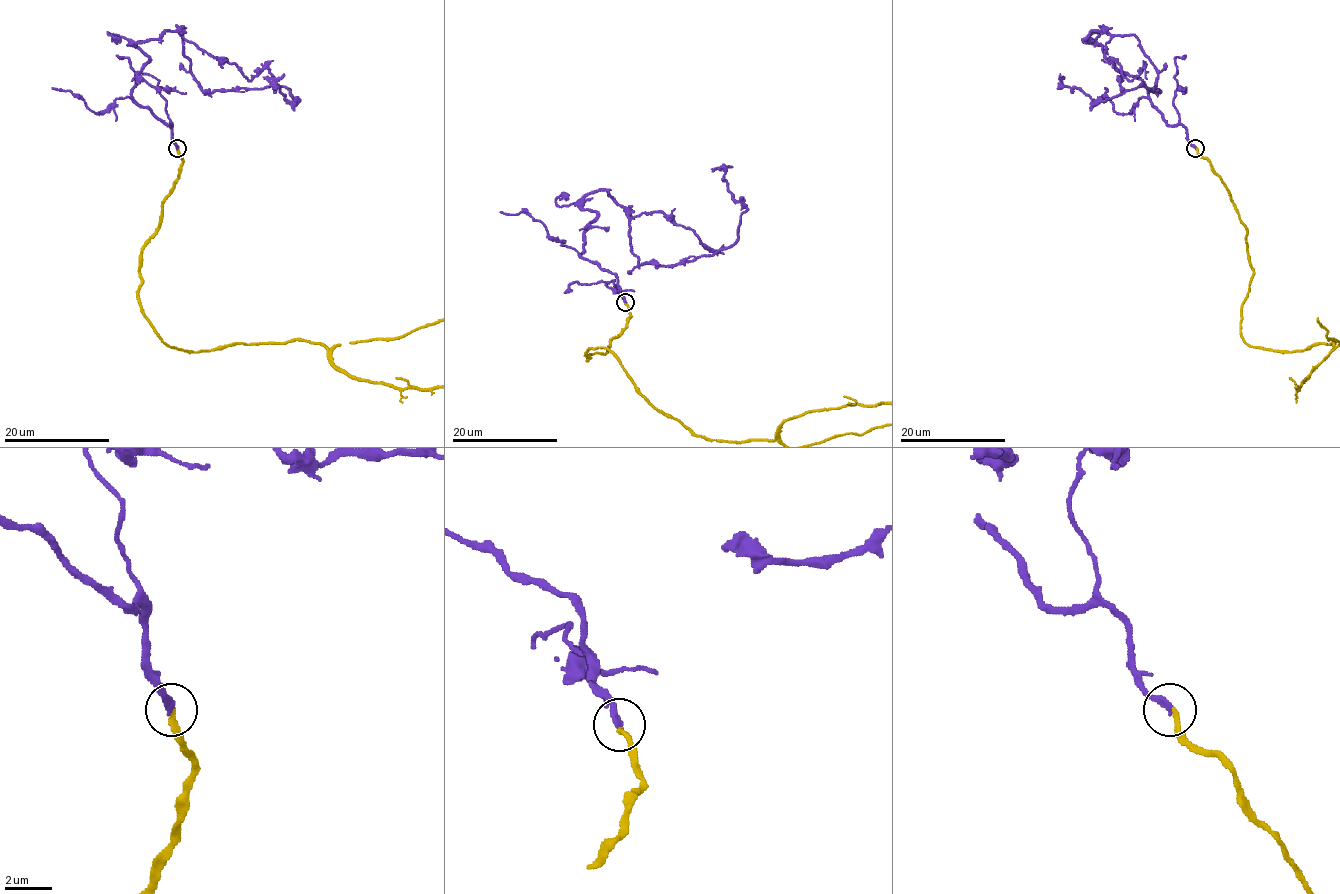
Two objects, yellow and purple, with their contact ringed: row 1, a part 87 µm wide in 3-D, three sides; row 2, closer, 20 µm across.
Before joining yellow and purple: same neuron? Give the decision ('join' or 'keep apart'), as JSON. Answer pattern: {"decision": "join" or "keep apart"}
{"decision": "join"}

